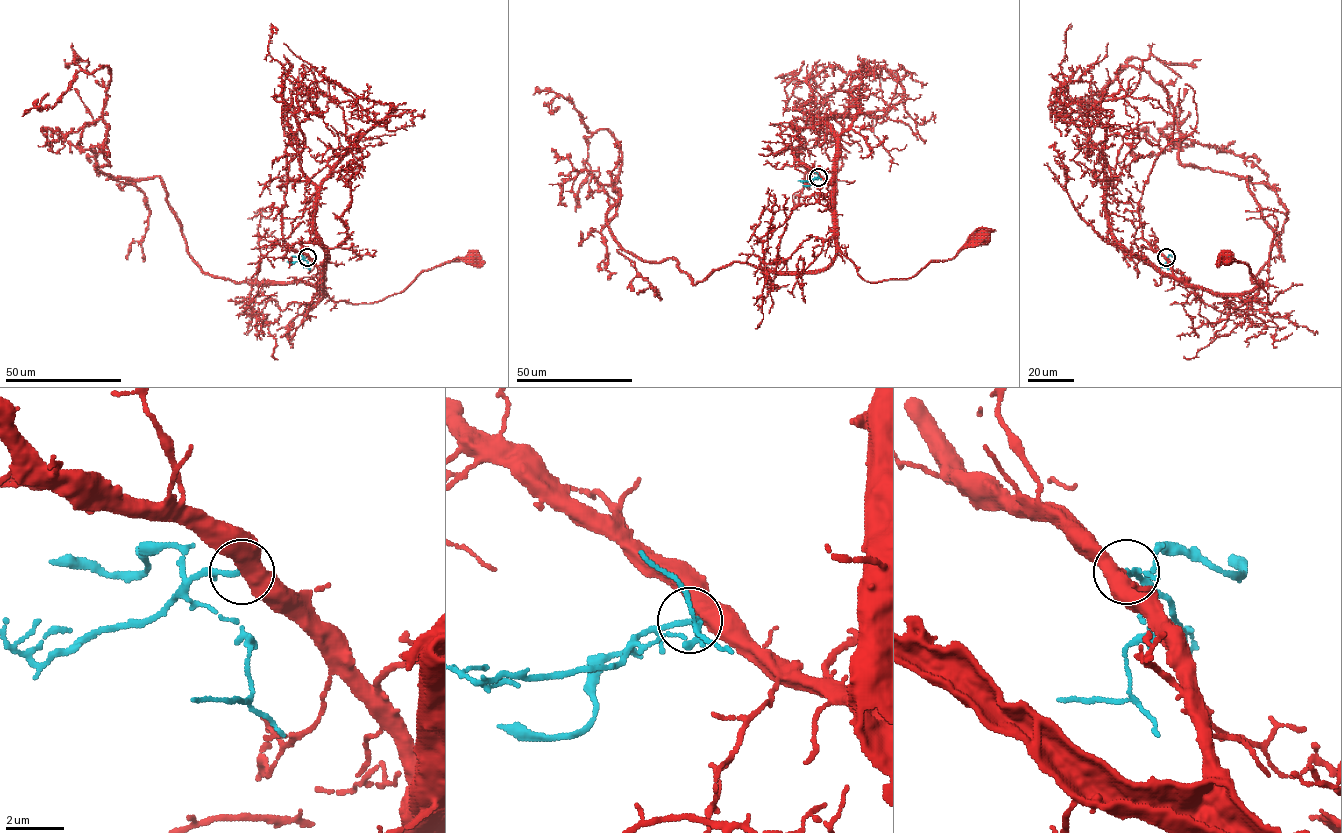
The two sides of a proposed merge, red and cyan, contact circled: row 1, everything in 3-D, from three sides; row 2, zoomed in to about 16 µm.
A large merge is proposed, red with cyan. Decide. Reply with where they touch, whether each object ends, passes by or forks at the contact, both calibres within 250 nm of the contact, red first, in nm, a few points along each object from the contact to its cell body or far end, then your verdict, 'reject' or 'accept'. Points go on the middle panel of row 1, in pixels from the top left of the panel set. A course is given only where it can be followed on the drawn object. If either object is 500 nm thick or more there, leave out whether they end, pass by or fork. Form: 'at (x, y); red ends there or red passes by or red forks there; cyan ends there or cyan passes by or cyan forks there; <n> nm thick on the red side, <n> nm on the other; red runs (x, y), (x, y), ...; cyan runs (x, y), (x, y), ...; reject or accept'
at (818, 177); red passes by; cyan passes by; 460 nm thick on the red side, 120 nm on the other; red runs (819, 177), (833, 185), (837, 246), (866, 281), (910, 278), (931, 262), (974, 246), (981, 237); cyan runs (818, 177), (798, 180); accept

